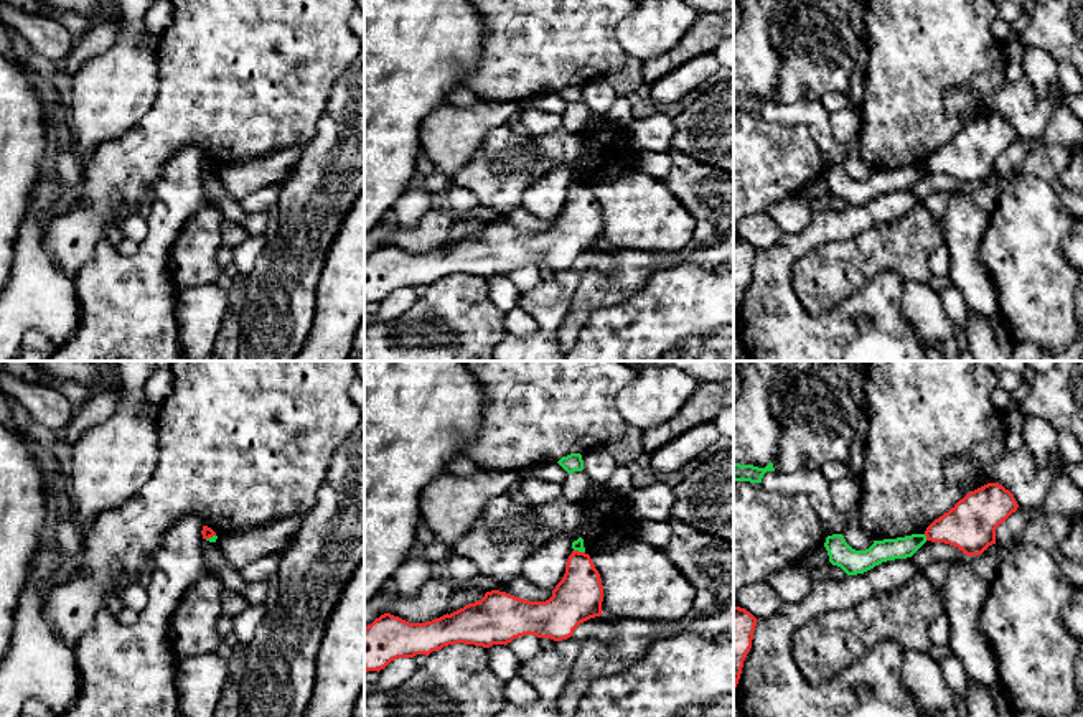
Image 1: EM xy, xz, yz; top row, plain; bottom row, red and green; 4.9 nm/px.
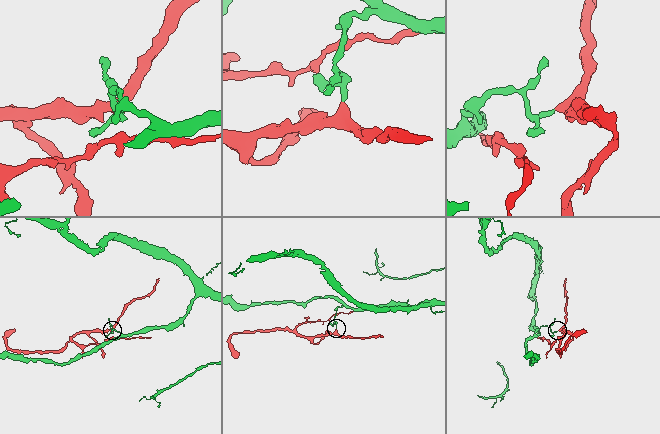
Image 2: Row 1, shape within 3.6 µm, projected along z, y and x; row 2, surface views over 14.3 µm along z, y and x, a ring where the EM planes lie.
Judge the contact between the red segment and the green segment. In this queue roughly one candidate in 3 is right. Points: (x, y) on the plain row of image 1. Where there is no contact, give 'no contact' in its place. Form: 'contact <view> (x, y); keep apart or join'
contact yz (927, 168); keep apart

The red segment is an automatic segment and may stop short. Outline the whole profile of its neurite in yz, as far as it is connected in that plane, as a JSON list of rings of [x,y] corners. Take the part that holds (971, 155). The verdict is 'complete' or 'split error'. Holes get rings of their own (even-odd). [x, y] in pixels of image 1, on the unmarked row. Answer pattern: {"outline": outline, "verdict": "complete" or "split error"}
{"outline": [[[999,114],[969,122],[925,162],[926,171],[958,178],[966,186],[979,186],[996,175],[996,160],[1019,138],[1014,125]]], "verdict": "complete"}

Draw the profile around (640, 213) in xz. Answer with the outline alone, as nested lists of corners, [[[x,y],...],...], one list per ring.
[[[630,171],[588,186],[602,209],[605,247],[656,254],[692,247],[697,219],[663,180]]]

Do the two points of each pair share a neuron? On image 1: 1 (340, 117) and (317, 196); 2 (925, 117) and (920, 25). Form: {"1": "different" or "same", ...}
{"1": "same", "2": "same"}

